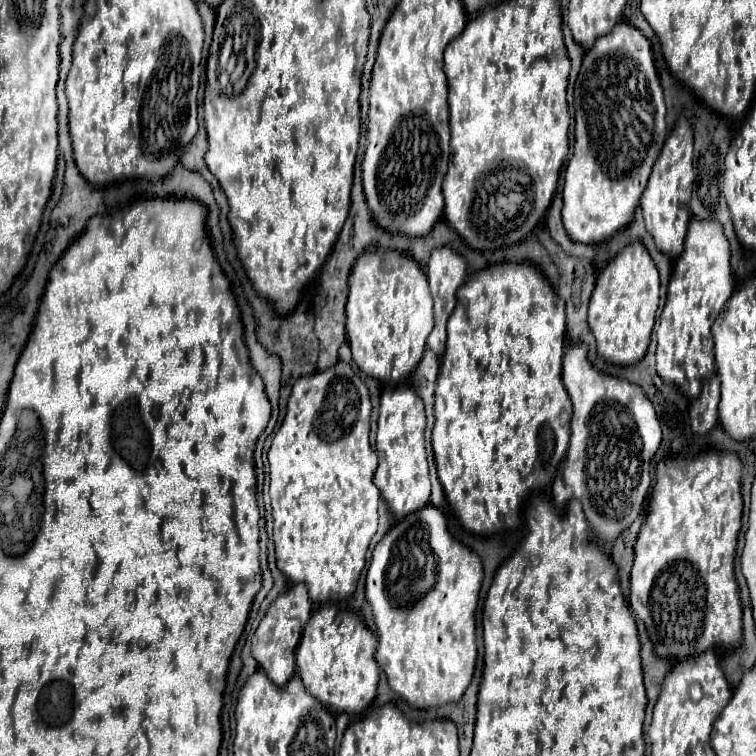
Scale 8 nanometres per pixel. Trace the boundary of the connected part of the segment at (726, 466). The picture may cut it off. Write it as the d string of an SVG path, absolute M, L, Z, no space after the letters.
M710 451L692 459L668 459L658 463L658 481L634 549L630 609L644 621L648 637L654 643L654 653L662 659L678 663L714 647L736 649L744 641L742 603L734 577L734 555L744 509L740 477L742 463L736 453Z

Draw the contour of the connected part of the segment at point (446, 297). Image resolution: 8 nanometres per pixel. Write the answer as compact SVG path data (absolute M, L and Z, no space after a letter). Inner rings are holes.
M452 247L432 251L426 267L430 291L434 297L434 329L428 335L428 347L440 357L446 349L446 323L456 305L456 291L466 281L466 261Z

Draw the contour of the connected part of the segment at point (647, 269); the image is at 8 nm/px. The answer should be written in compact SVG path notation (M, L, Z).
M642 243L624 247L622 253L604 267L596 279L588 309L588 325L596 339L596 351L600 357L614 365L634 365L646 355L658 311L658 289L658 269Z

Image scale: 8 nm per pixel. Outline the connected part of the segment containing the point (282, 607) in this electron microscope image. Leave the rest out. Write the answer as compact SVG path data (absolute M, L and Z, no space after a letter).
M294 585L286 589L268 609L266 617L260 621L254 637L252 637L252 657L258 661L260 669L270 677L274 685L286 685L296 671L296 645L300 641L302 629L308 623L312 613L310 599L306 597L306 589L302 585Z

